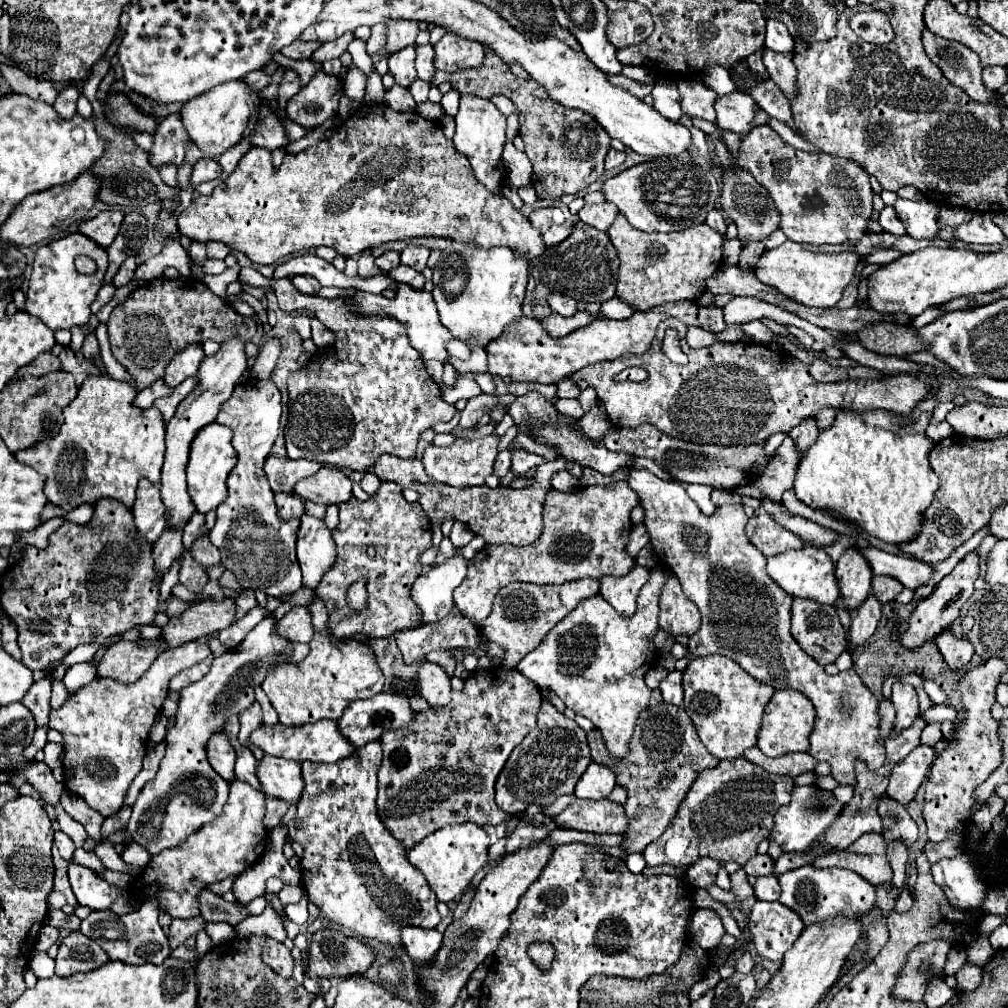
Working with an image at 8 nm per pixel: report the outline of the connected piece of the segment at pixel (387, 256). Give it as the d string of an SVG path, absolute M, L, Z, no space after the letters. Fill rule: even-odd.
M385 251L381 257L375 259L375 265L377 265L381 271L391 271L393 267L399 265L399 253L397 253L397 251Z

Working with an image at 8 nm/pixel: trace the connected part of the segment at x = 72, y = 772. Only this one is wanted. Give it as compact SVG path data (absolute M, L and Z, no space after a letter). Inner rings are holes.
M189 641L163 651L137 683L121 685L113 679L93 679L59 709L51 709L49 727L63 735L63 777L67 789L103 817L115 815L123 805L131 781L141 771L141 761L147 753L147 735L169 693L171 677L201 663L209 653L207 643Z

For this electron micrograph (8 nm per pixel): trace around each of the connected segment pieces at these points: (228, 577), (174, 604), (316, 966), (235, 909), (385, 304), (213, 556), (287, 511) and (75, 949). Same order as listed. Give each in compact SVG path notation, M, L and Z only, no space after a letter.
M225 569L225 573L221 575L221 579L219 579L219 585L221 585L221 587L225 587L225 589L231 589L231 591L235 591L235 593L239 593L239 595L243 595L243 593L245 593L245 589L241 589L241 587L239 587L239 583L237 583L235 575L233 575L229 569Z
M169 597L169 601L167 601L167 615L169 617L177 617L177 615L181 615L187 607L191 607L193 605L193 601L181 601L179 597Z
M319 929L311 937L309 977L349 977L365 973L375 961L375 949L339 929Z
M209 889L199 895L199 907L207 923L229 923L231 927L237 927L245 917L249 917L249 911L243 905L227 903Z
M399 285L399 293L395 299L385 299L383 295L371 295L371 293L355 293L349 297L343 297L345 301L349 301L351 309L357 315L385 315L385 317L393 317L399 323L405 325L407 335L411 345L421 353L421 357L425 361L437 359L437 361L445 361L449 357L449 353L445 351L445 343L453 339L453 335L449 335L449 331L445 331L445 327L441 327L441 321L437 319L437 307L433 303L431 293L425 291L413 291L409 287L401 287Z
M205 529L205 535L193 543L191 555L193 555L195 561L199 561L203 567L211 567L211 565L217 565L217 563L219 563L217 547L213 547L213 545L209 543L209 531L207 531L207 529Z
M275 493L275 503L277 503L281 519L301 517L303 511L305 511L303 509L303 501L293 493Z
M73 931L59 945L59 955L55 959L55 973L59 977L67 977L79 971L93 971L105 965L107 961L109 961L107 953L97 943L93 943L79 931Z

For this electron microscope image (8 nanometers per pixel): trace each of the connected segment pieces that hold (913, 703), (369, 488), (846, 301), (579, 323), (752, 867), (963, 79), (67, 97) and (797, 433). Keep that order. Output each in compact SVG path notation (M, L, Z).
M895 683L893 685L893 695L891 695L893 707L895 707L895 721L893 721L893 731L899 733L905 727L909 727L919 711L919 701L917 693L911 685L907 683Z
M371 471L363 473L363 479L359 481L359 487L361 487L365 493L369 493L369 495L375 495L375 491L377 491L379 485L381 485L381 481L379 481L377 475L373 475Z
M859 263L857 271L855 271L855 279L853 279L853 281L849 283L849 287L843 291L841 301L839 301L833 309L849 309L849 307L855 305L855 301L857 301L857 283L859 283L859 273L861 273L861 269L863 269L863 263Z
M579 311L573 317L561 317L557 313L551 313L547 319L543 319L543 327L551 337L565 337L569 333L573 333L579 327L585 327L589 321L593 321L593 315L589 315L587 311Z
M755 855L753 859L749 859L749 863L743 865L747 875L769 875L773 869L773 861L769 855Z
M927 27L923 29L923 47L929 59L943 71L945 79L963 89L975 101L997 101L995 91L985 91L981 87L981 61L979 57L961 43L935 37Z
M67 87L65 91L59 93L53 109L59 113L61 119L71 119L77 111L77 99L79 99L79 91L75 87Z
M807 419L805 423L801 423L801 427L795 427L789 437L793 439L795 447L797 447L797 453L799 453L799 461L803 459L805 455L805 449L809 449L815 441L817 441L817 425L815 425L815 419Z

